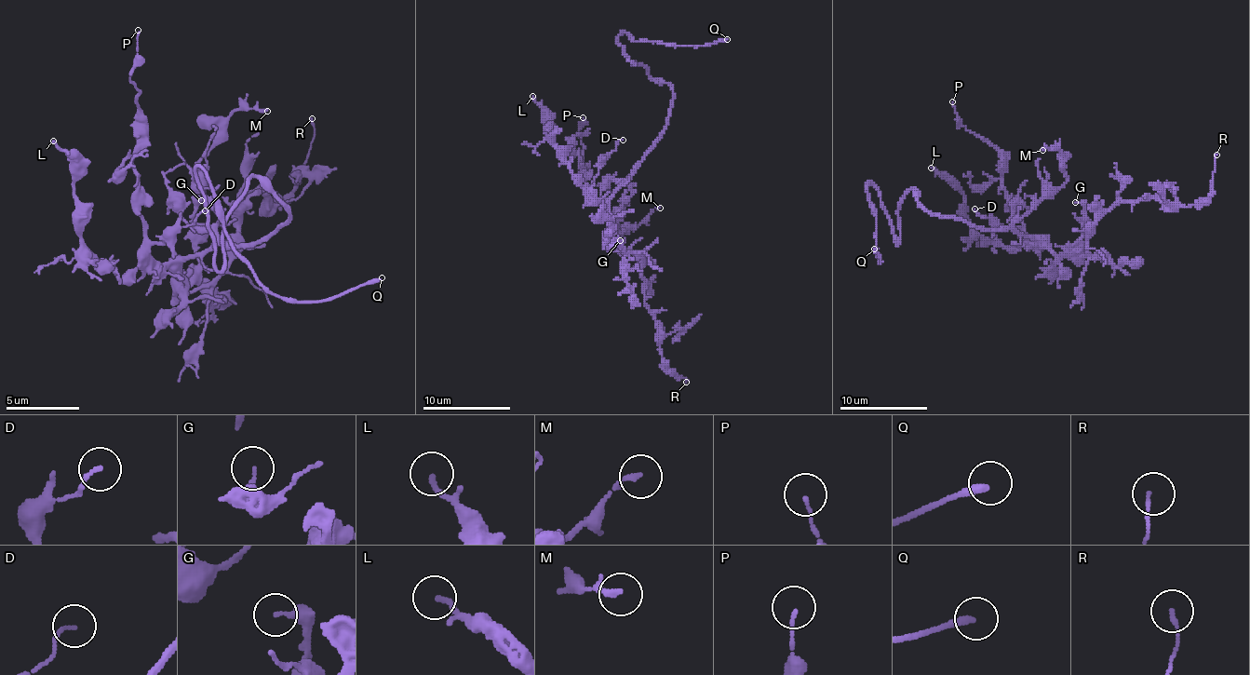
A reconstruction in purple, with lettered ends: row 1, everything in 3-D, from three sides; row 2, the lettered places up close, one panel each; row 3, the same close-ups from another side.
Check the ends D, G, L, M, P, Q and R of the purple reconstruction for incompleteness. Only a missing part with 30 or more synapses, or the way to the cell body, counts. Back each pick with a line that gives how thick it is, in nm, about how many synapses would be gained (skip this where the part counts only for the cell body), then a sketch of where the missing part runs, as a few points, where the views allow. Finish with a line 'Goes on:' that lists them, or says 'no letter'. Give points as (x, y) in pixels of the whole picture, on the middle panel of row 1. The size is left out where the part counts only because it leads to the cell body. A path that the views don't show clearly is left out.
Q: 240 nm thick; missing branch runs (727, 39), (762, 46), (784, 63), (788, 98), (799, 109), (793, 115)
Goes on: Q

